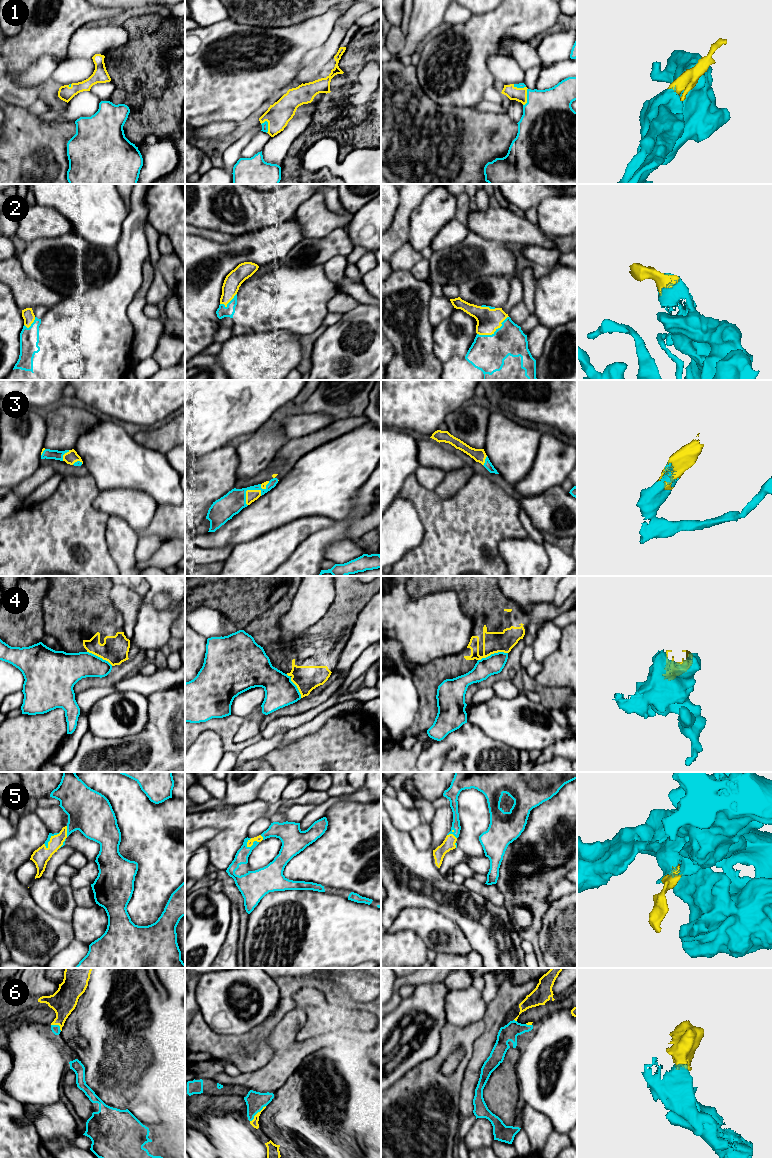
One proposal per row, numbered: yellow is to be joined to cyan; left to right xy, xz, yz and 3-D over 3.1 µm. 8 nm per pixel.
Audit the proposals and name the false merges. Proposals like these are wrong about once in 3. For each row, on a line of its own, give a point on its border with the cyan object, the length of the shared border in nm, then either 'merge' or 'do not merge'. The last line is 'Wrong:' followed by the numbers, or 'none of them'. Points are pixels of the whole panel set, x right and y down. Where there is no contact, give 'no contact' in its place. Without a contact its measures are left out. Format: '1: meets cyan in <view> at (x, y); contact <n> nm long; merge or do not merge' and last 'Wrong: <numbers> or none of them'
1: meets cyan in yz at (527, 97); contact 150 nm long; merge
2: meets cyan in yz at (494, 332); contact 300 nm long; merge
3: meets cyan in xz at (252, 489); contact 260 nm long; merge
4: meets cyan in yz at (492, 654); contact 240 nm long; do not merge
5: meets cyan in xy at (50, 837); contact 180 nm long; merge
6: meets cyan in xz at (257, 1112); contact 180 nm long; merge
Wrong: 4

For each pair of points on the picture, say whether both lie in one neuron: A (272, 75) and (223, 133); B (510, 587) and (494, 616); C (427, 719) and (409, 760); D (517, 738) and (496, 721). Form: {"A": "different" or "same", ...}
{"A": "different", "B": "different", "C": "different", "D": "same"}

